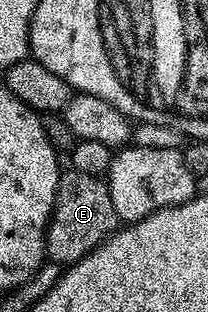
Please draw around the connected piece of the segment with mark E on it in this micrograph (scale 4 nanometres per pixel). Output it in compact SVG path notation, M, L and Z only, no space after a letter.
M66 169L59 180L53 214L49 217L49 226L45 230L45 253L48 261L57 263L61 268L70 267L83 260L83 256L90 254L118 226L119 219L115 204L111 204L108 181L96 174Z

